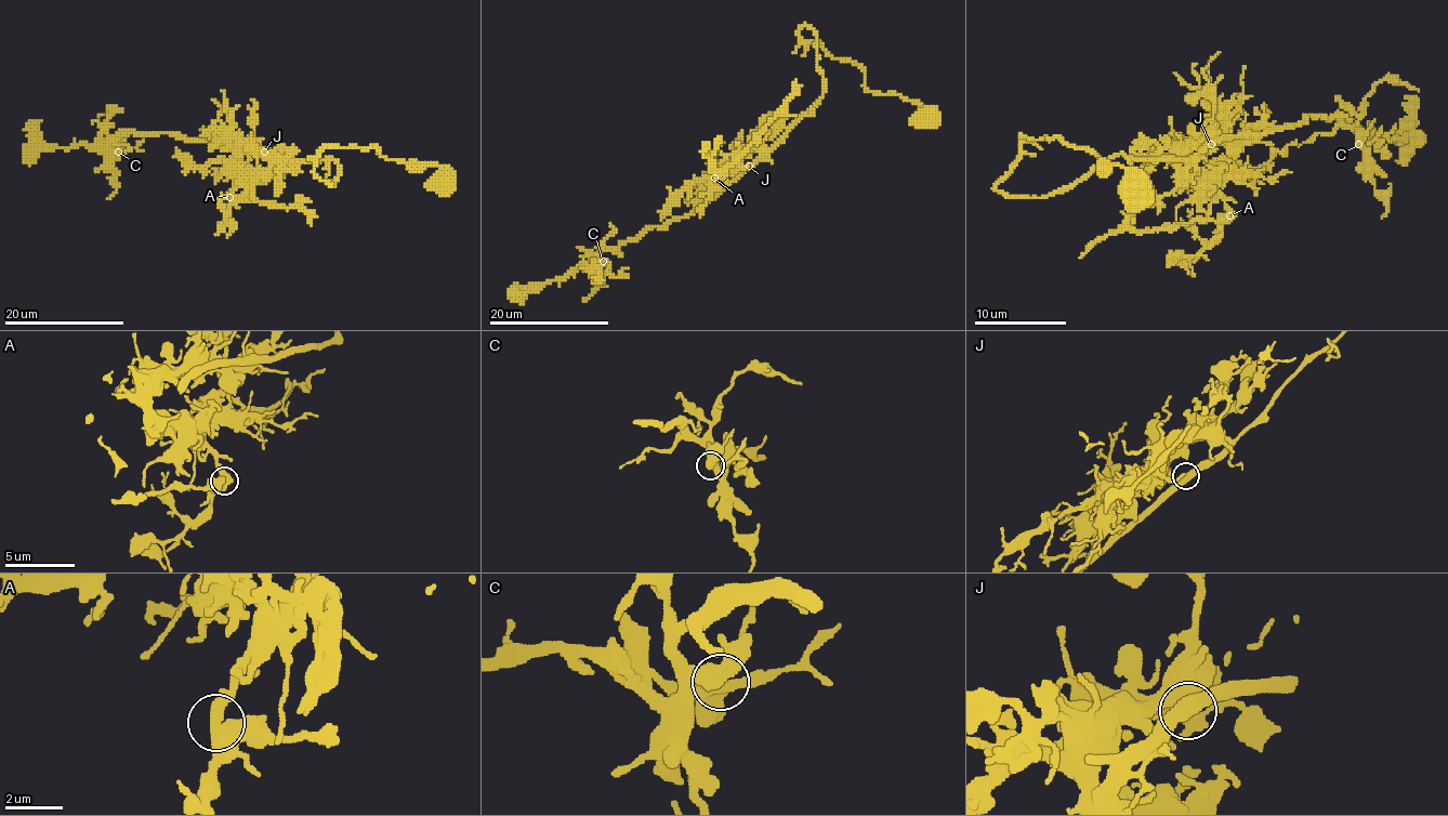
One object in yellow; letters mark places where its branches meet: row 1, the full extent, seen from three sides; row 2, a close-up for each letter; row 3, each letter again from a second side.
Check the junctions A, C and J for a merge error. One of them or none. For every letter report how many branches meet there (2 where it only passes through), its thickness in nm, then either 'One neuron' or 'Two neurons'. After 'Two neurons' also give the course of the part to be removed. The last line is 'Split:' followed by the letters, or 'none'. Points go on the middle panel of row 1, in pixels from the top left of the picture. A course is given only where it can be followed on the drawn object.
A: Branches: 2. Thickness 550 nm. Two neurons. Course of the part to remove: (714, 178), (738, 158), (764, 128), (795, 89), (795, 80)
C: Branches: 2. Thickness 480 nm. One neuron
J: Branches: 2. Thickness 480 nm. One neuron
Split: A

